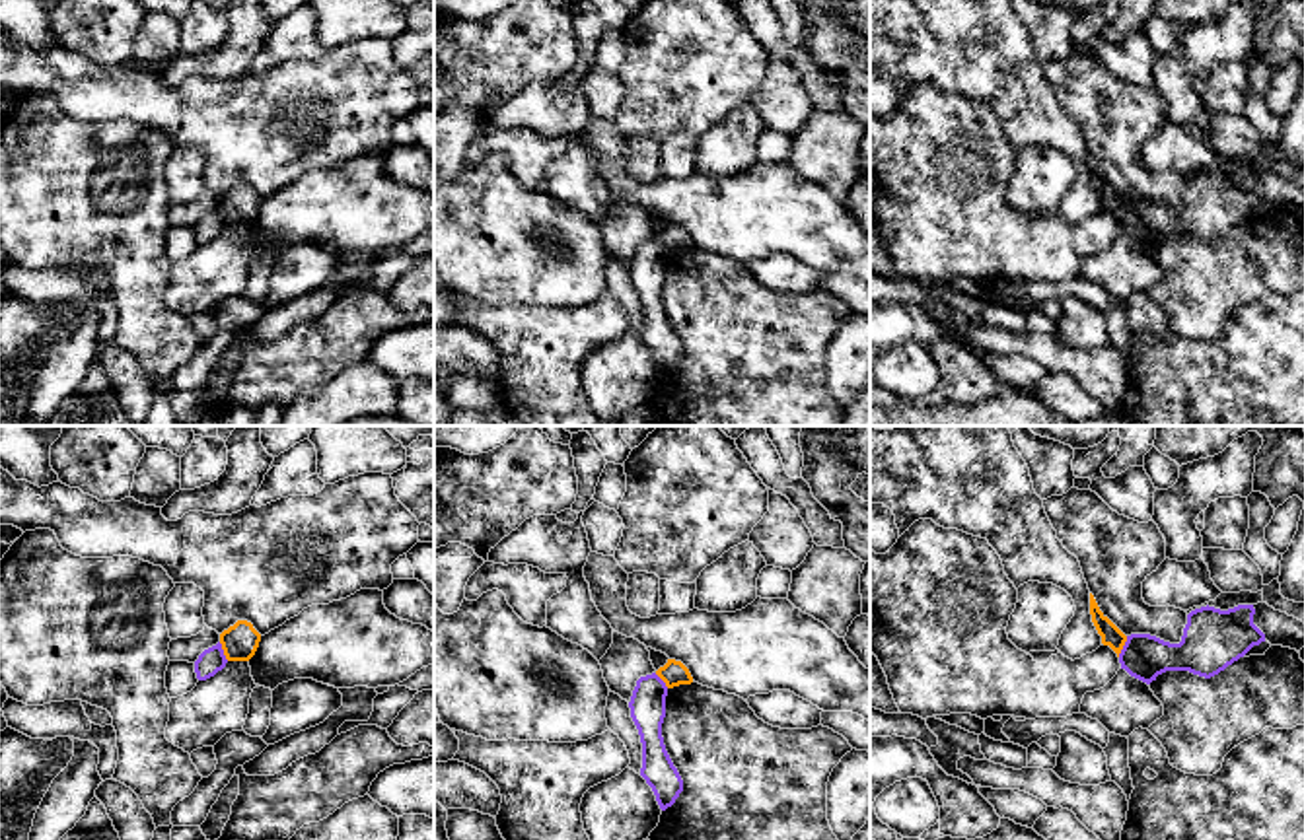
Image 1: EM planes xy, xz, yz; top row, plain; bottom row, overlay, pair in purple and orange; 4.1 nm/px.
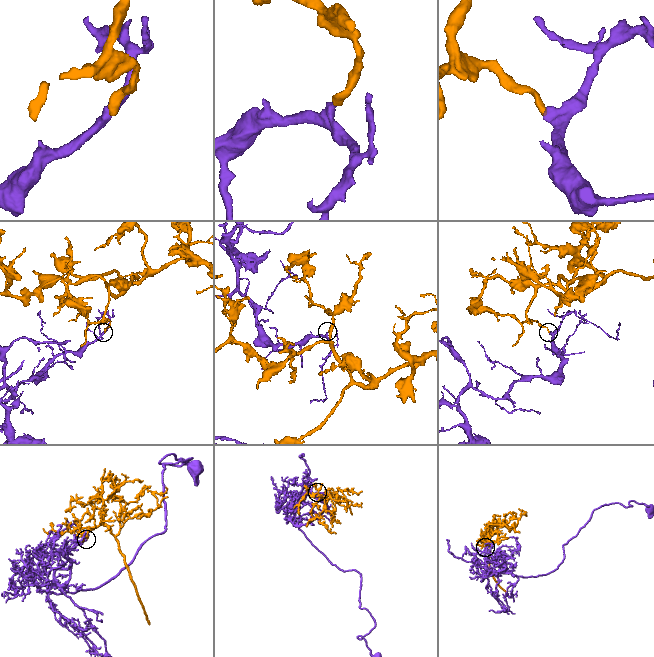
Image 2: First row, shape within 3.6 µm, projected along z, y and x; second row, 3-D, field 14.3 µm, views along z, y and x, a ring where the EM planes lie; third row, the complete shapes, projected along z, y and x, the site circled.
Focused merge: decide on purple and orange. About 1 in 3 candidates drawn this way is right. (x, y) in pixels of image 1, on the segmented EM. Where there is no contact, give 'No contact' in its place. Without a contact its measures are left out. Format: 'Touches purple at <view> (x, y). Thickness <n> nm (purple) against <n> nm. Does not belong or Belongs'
Touches purple at yz (1123, 646). Thickness 190 nm (purple) against 90 nm. Does not belong

